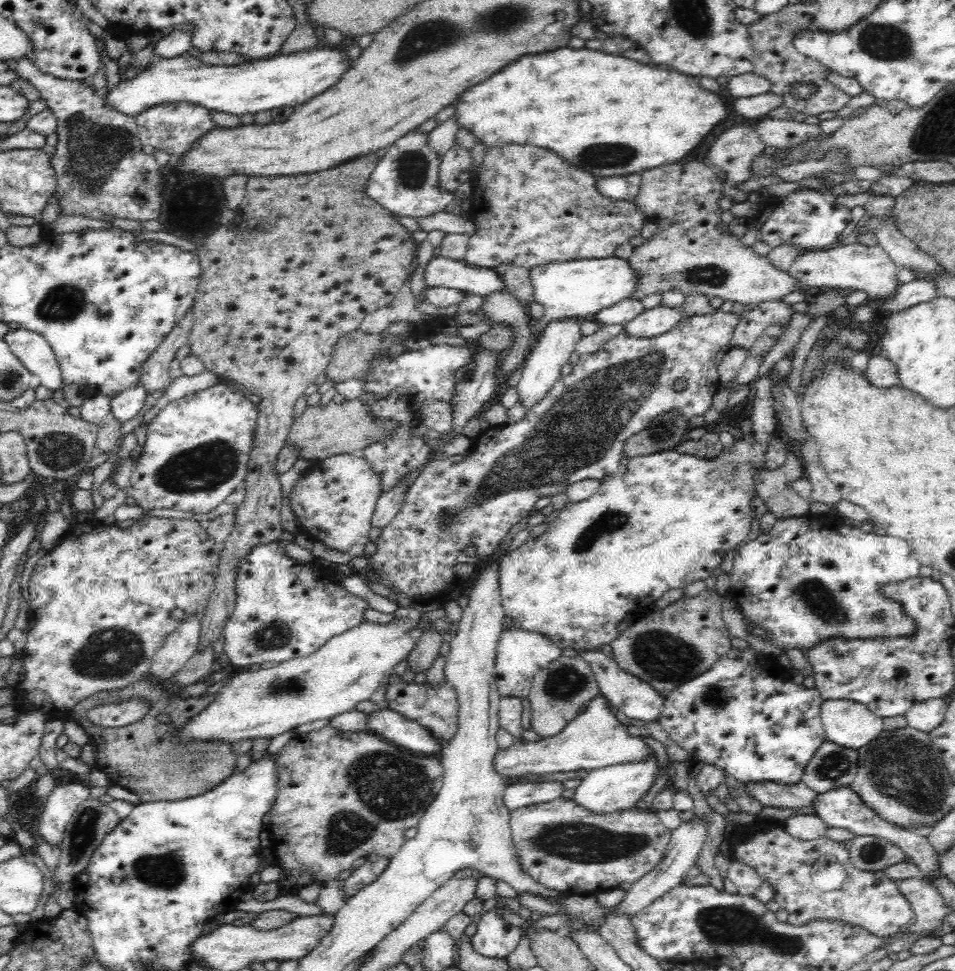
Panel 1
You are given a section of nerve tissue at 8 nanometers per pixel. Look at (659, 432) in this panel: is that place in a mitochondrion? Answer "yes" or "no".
yes

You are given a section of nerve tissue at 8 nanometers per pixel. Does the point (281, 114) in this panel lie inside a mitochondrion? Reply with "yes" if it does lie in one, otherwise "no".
no

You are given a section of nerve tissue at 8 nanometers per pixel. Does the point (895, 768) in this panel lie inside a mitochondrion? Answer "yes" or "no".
yes

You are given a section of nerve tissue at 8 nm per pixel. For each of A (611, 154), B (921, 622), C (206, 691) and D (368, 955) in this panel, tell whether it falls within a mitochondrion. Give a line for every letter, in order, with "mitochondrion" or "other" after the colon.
A: mitochondrion
B: other
C: other
D: other

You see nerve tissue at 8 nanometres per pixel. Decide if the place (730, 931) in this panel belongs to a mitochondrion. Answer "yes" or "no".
yes

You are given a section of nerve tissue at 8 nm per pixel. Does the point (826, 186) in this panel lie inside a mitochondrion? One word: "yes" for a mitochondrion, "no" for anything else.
no

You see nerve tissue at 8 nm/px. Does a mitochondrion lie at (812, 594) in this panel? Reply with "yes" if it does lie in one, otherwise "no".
yes

